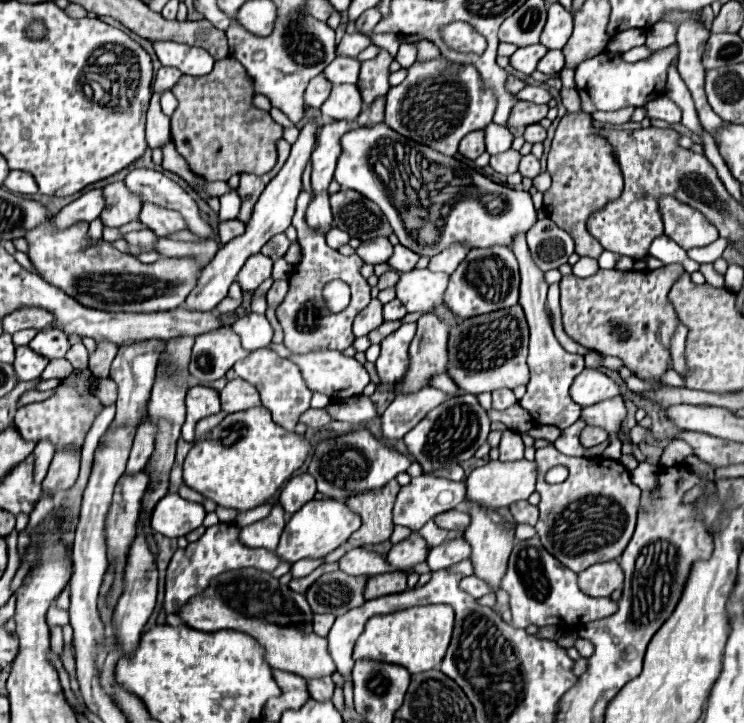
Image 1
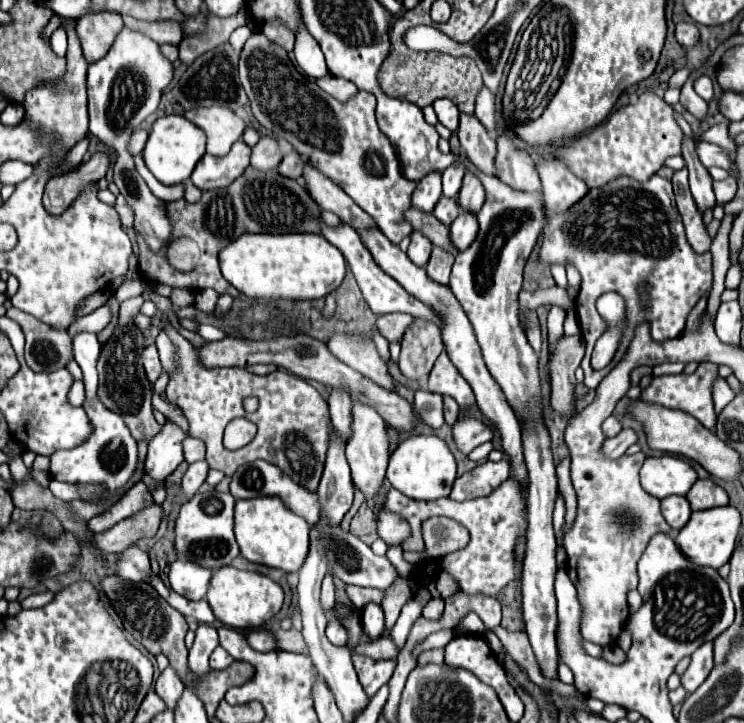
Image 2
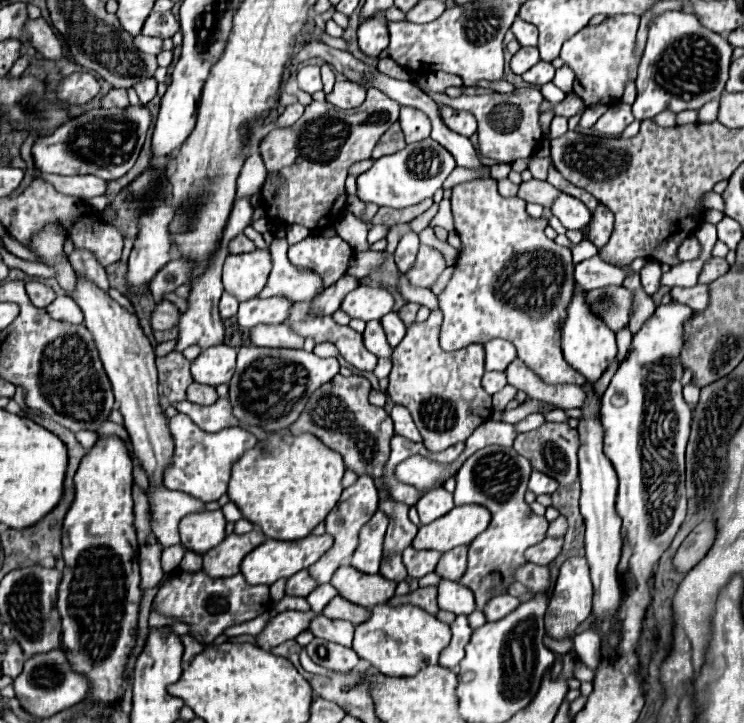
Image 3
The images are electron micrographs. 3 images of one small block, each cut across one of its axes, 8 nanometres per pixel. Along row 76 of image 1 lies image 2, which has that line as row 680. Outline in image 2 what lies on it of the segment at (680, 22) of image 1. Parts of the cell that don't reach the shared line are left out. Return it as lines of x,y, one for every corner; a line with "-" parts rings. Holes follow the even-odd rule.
704,642
694,654
692,654
692,662
688,666
688,670
682,674
682,686
688,692
694,692
710,674
714,666
714,658
712,658
712,642

